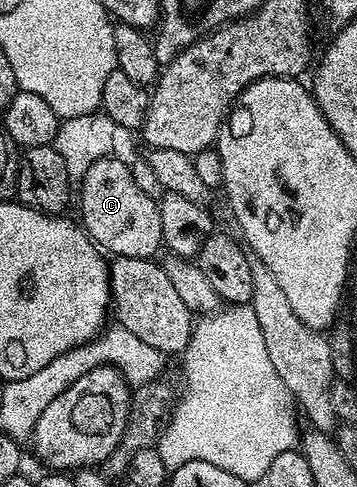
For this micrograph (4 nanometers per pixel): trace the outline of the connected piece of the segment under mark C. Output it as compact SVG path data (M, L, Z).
M116 156L95 160L95 164L91 164L87 172L81 175L79 185L81 185L80 225L106 255L119 258L153 258L156 250L162 249L158 199L147 196L147 192L139 189L139 184L135 184L133 168L128 161L125 163Z

